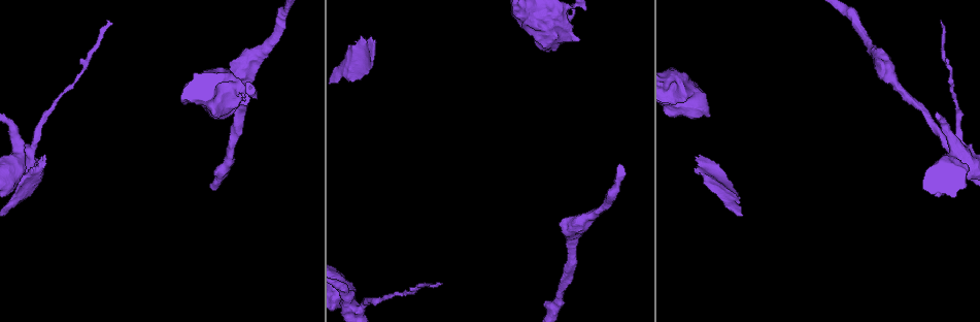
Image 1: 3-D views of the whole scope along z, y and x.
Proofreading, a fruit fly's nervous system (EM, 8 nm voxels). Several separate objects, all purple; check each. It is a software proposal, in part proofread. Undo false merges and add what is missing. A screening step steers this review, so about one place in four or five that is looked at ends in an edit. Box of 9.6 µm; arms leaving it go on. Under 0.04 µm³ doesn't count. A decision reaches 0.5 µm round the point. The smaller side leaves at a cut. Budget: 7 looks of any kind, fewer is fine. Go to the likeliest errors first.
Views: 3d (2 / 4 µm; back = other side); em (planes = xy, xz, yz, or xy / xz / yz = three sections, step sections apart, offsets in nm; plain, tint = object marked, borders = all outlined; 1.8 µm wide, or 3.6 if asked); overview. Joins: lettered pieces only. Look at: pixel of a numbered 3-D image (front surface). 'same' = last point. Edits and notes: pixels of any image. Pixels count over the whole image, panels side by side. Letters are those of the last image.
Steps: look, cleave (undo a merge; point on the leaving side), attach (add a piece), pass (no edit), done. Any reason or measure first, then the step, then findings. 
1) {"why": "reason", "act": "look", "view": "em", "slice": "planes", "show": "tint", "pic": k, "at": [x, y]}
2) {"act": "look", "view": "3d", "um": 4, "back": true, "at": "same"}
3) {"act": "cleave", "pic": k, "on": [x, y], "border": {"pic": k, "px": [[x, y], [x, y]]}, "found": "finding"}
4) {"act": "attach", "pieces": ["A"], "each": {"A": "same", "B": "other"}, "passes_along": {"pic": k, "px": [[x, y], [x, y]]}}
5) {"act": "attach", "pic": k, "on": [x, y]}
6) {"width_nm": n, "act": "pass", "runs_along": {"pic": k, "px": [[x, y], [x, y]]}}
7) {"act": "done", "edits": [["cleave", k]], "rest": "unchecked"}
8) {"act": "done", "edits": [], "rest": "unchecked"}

{"why": "an open end", "act": "look", "view": "3d", "um": 2, "pic": 1, "at": [356, 41]}

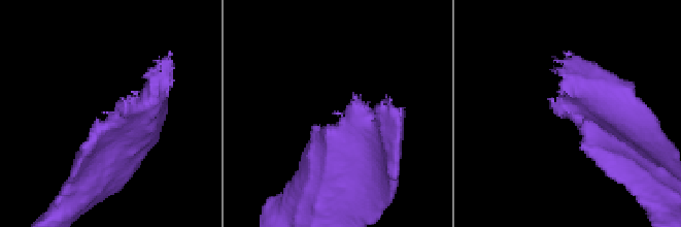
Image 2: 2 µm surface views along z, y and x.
{"act": "look", "view": "em", "slice": "yz", "step": 8, "show": "borders", "pic": 2, "at": [572, 112]}

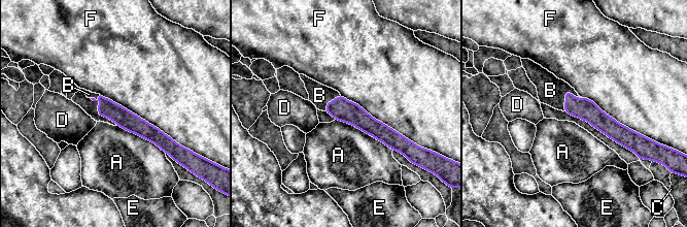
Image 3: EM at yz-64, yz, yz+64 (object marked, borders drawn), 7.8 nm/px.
{"act": "attach", "pieces": ["B"], "each": {"A": "other", "B": "same", "C": "other", "D": "other", "E": "other", "F": "other"}, "found": "the neuron continues"}

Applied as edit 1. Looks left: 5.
{"why": "redraw", "act": "look", "view": "overview"}

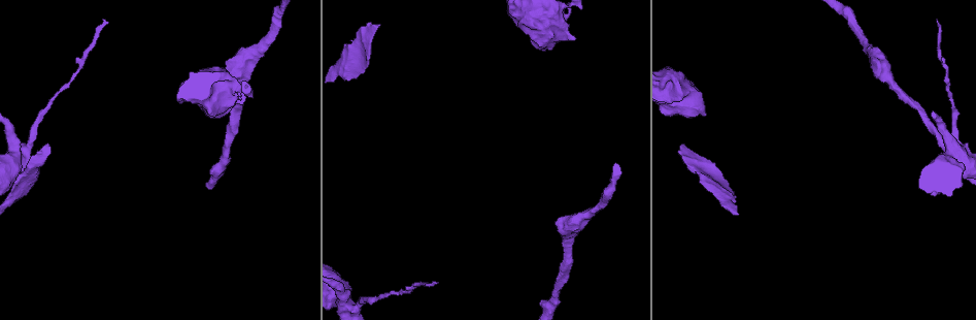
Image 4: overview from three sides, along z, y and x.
{"why": "branch stops here", "act": "look", "view": "3d", "um": 2, "pic": 4, "at": [108, 22]}

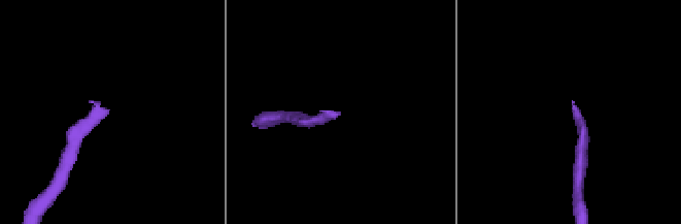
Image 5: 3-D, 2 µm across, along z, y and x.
{"why": "need the tissue", "act": "look", "view": "em", "slice": "xz", "step": 8, "show": "tint", "pic": 5, "at": [575, 109]}

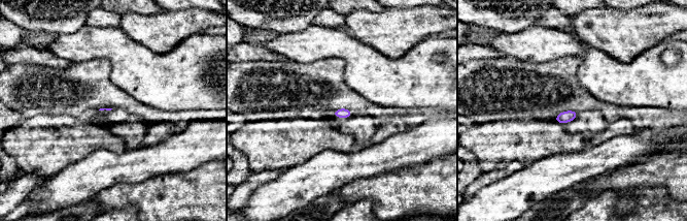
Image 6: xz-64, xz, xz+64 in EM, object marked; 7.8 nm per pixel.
{"why": "another direction", "act": "look", "view": "em", "slice": "planes", "show": "borders", "at": "same"}

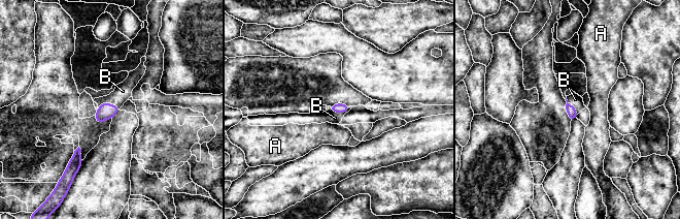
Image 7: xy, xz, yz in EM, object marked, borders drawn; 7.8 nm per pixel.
{"width_nm": 70, "act": "attach", "pieces": ["B"], "each": {"A": "other", "B": "same"}, "passes_along": {"pic": 7, "px": [[339, 107], [339, 112], [335, 118]]}, "found": "the neuron continues"}

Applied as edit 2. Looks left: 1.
{"why": "free end", "act": "look", "view": "em", "slice": "planes", "show": "borders", "pic": 4, "at": [181, 103]}

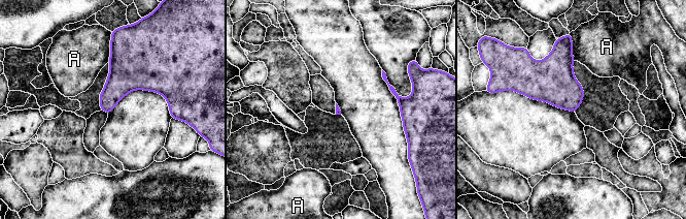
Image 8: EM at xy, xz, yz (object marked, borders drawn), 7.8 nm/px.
{"act": "pass", "each": {"A": "other"}, "border": {"pic": 8, "px": [[111, 40], [110, 58], [108, 61]]}, "found": "no lettered piece goes on from it"}

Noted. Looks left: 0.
{"act": "done", "edits": [["attach", 3], ["attach", 7]], "rest": "unchecked"}

